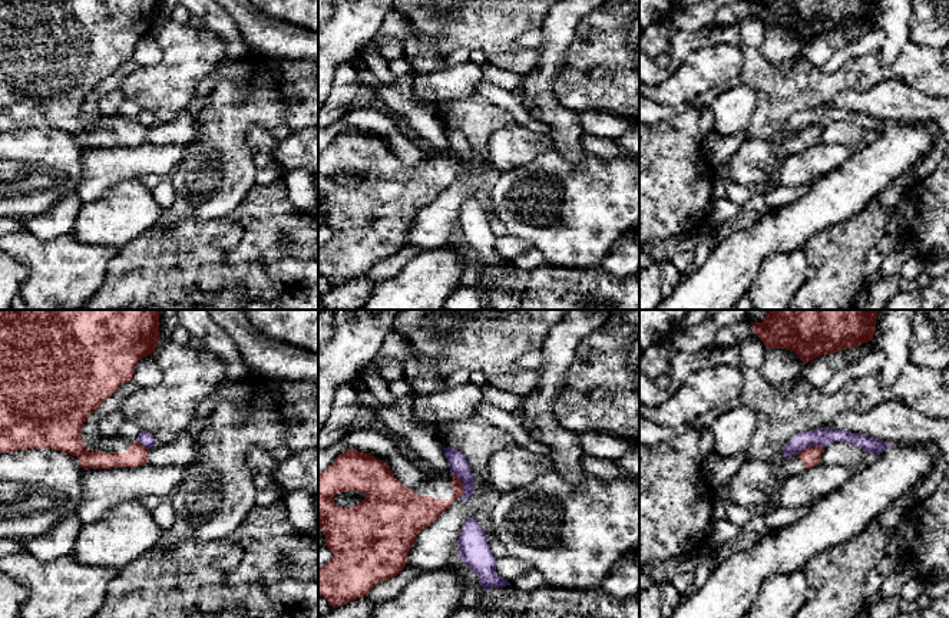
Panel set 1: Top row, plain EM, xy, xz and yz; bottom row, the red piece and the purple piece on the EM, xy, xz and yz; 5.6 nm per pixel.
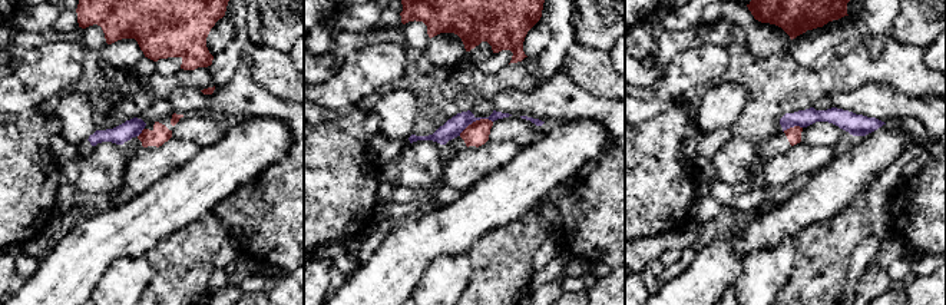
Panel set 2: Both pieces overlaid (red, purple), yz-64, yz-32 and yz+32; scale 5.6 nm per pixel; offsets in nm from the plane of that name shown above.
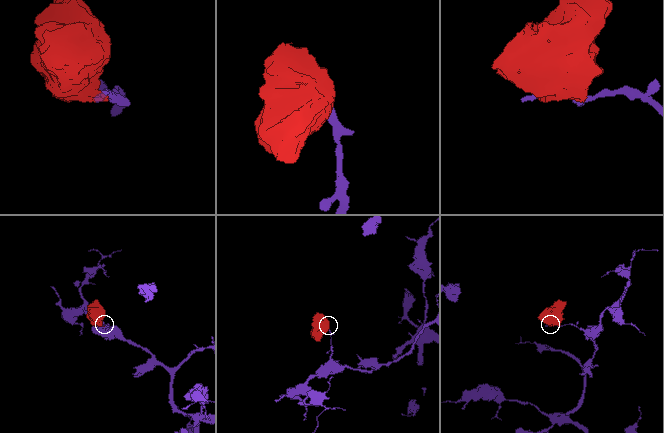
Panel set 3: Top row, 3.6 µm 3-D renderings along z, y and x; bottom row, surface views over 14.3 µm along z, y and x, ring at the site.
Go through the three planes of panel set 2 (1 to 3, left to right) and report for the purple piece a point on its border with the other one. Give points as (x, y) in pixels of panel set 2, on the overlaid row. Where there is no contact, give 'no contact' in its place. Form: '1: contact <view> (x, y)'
1: contact yz-64 (142, 132)
2: contact yz-32 (476, 120)
3: contact yz+32 (791, 128)

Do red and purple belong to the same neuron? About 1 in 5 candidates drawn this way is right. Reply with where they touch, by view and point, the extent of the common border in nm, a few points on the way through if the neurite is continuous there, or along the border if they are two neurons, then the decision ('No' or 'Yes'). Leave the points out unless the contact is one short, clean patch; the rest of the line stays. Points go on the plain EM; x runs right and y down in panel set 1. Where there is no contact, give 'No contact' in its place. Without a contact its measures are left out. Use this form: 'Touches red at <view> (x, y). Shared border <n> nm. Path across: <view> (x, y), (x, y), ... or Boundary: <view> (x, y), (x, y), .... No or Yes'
Touches red at yz (810, 125). Shared border 160 nm. Boundary: yz (823, 125), (807, 125), (797, 134). No

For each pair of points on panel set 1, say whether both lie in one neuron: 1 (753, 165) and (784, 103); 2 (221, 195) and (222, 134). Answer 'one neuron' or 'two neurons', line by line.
1: two neurons
2: one neuron

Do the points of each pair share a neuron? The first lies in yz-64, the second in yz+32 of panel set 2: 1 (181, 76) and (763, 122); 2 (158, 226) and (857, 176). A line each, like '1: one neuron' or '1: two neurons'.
1: one neuron
2: one neuron

